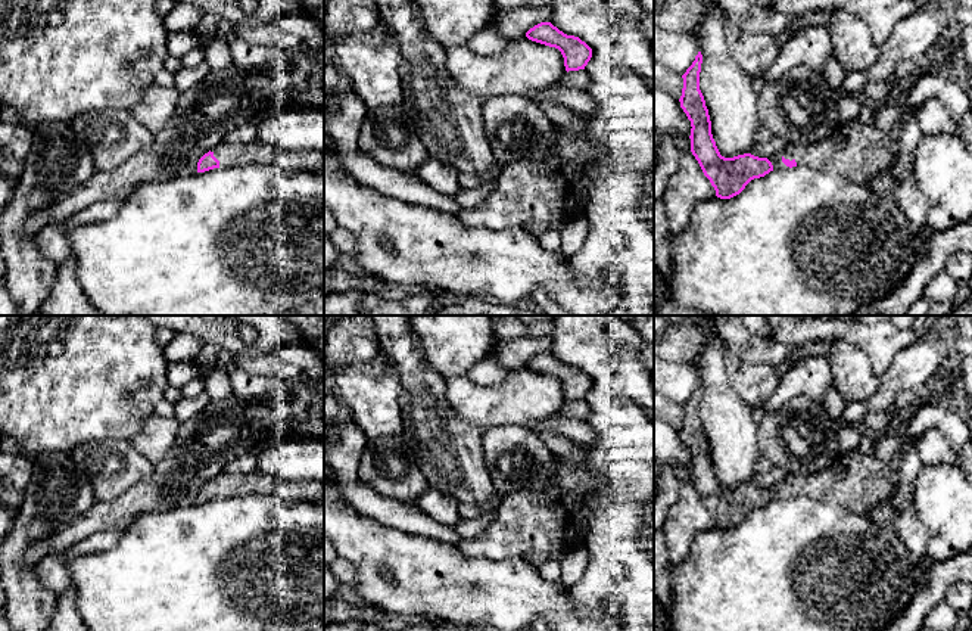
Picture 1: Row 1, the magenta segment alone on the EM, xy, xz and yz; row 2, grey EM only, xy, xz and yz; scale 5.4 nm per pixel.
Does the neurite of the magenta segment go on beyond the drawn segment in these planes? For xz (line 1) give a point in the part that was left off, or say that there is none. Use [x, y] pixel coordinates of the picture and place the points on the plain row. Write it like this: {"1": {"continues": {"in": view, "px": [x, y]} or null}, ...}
{"1": {"continues": null}}

